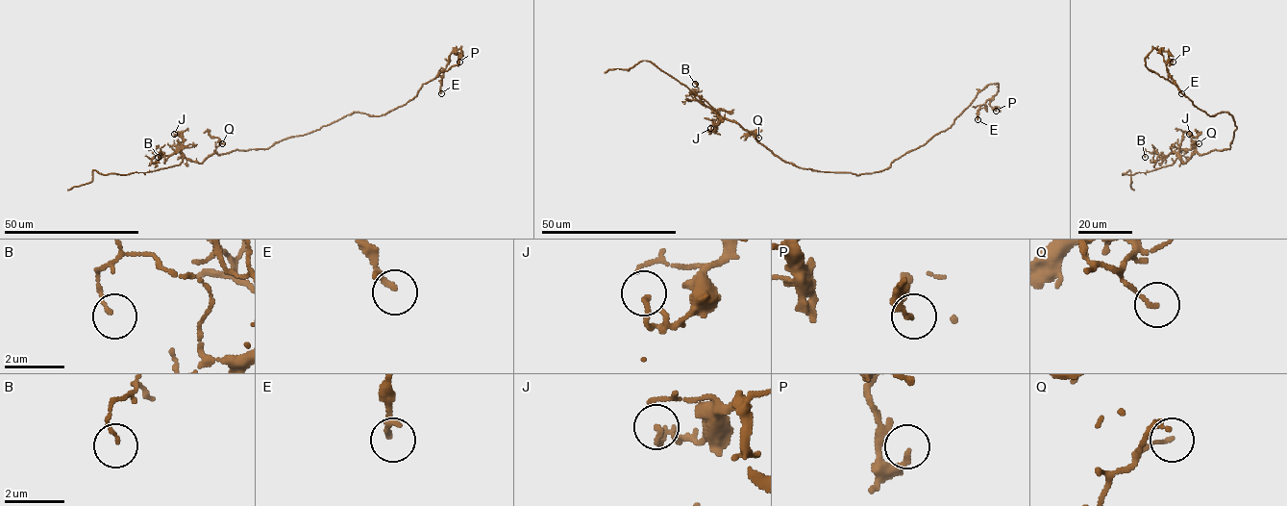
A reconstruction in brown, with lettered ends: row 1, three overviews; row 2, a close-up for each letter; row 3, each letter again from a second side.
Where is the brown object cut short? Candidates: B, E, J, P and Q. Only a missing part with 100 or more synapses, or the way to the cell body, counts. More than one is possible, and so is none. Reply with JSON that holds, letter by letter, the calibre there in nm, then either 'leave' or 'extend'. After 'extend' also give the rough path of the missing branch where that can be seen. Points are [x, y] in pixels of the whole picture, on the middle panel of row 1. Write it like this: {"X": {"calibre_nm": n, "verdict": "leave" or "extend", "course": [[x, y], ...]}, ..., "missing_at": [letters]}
{"B": {"calibre_nm": 90, "verdict": "leave"}, "E": {"calibre_nm": 200, "verdict": "leave"}, "J": {"calibre_nm": 150, "verdict": "leave"}, "P": {"calibre_nm": 150, "verdict": "leave"}, "Q": {"calibre_nm": 100, "verdict": "leave"}, "missing_at": []}

